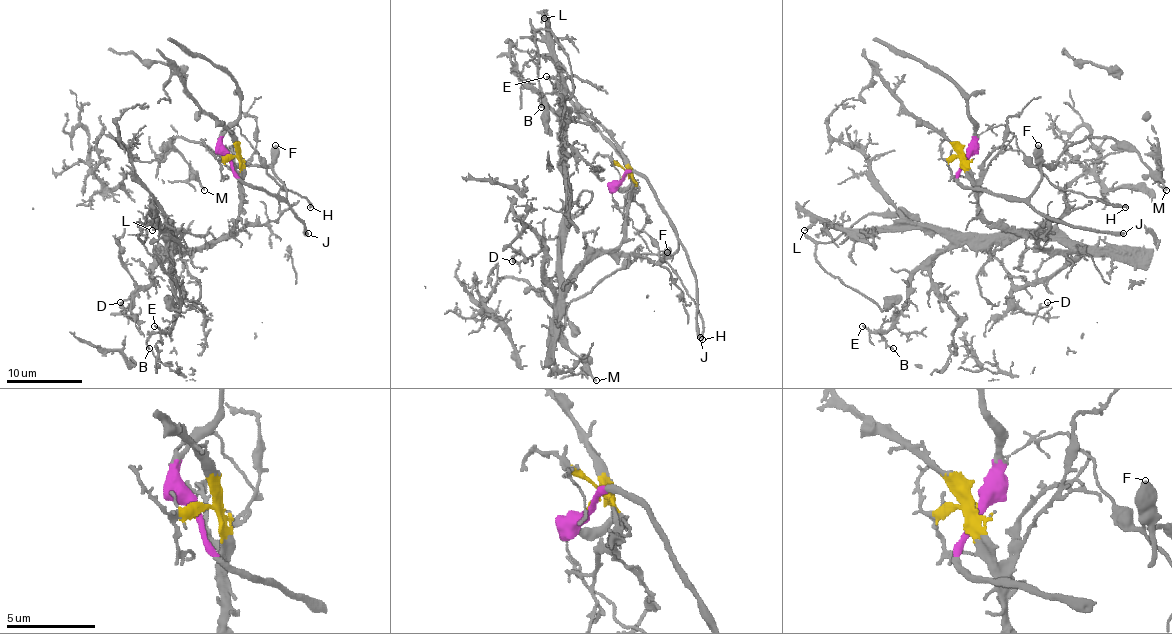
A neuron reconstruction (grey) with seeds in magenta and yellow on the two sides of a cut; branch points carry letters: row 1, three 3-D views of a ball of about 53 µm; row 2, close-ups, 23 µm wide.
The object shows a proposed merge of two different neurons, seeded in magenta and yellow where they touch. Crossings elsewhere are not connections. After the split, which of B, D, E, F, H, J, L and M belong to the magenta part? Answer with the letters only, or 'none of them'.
F, H, J, M

